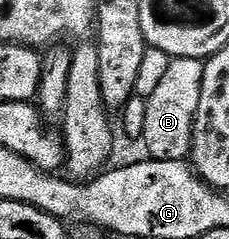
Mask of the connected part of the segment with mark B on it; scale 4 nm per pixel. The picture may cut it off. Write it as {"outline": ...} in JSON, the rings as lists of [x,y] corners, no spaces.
{"outline":[[[173,58],[165,77],[148,99],[146,119],[141,138],[151,161],[185,161],[192,150],[193,118],[197,114],[202,90],[204,62],[198,58]]]}

